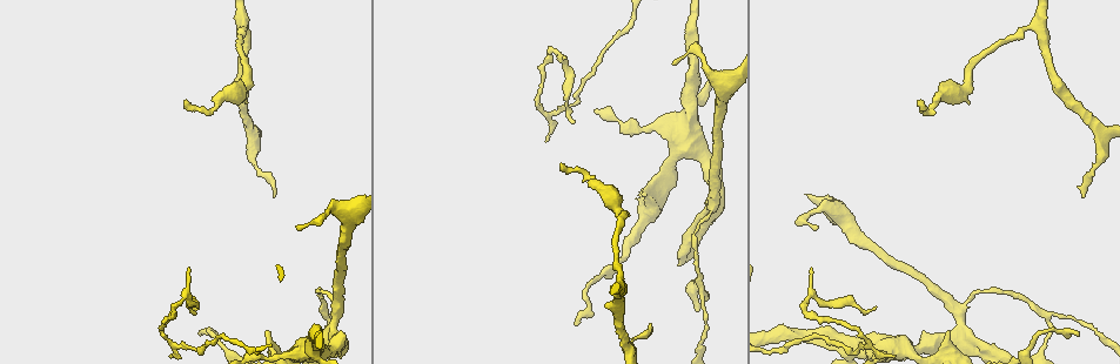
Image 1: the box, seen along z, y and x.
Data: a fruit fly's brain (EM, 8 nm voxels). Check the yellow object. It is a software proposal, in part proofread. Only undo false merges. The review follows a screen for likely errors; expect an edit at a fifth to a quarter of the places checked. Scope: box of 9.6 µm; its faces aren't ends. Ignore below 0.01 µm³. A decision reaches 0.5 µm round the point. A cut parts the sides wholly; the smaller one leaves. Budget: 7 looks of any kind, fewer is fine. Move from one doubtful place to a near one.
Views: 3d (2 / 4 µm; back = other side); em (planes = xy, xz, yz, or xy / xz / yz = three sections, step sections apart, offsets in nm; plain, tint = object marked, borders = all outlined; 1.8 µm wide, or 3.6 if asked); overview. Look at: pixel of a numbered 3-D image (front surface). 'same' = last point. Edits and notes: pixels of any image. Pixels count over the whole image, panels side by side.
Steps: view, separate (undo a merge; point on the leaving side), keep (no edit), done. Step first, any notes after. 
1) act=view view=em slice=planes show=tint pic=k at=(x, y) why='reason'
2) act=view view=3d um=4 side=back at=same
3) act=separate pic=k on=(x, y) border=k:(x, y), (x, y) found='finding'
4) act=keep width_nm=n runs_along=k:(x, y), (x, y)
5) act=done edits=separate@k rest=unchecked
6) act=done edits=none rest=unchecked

act=view view=3d um=4 pic=1 at=(1035, 26) why='three arms meet'

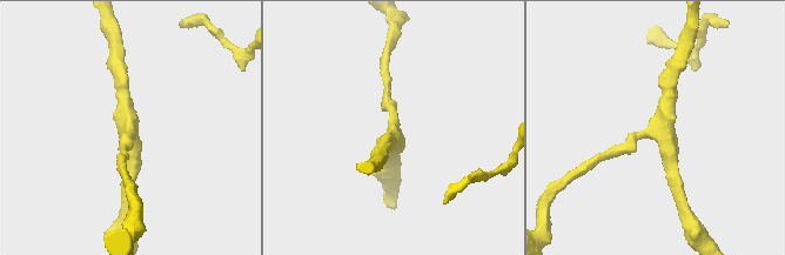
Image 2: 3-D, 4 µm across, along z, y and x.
act=view view=em slice=xz step=16 show=tint pic=2 at=(391, 129) arms=3

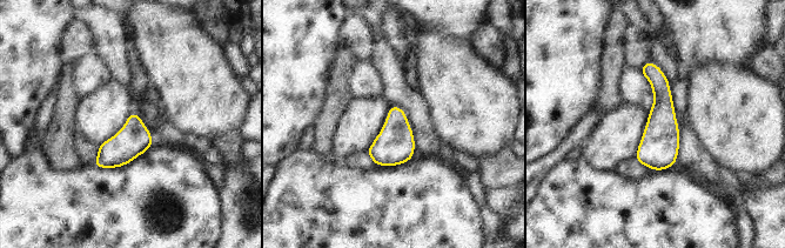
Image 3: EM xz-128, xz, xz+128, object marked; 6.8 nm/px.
act=view view=em slice=planes show=borders at=same why='another direction'

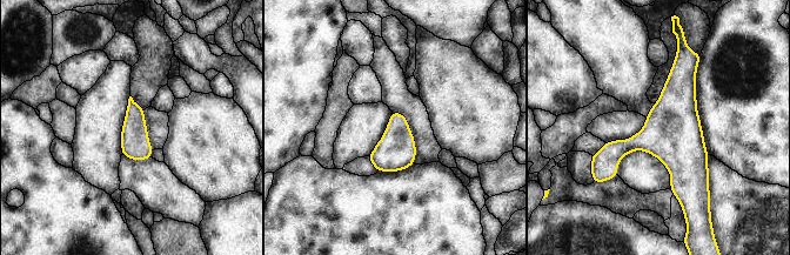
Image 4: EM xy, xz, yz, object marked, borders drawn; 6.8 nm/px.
act=keep found='one neuron here'

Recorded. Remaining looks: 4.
act=view view=3d um=2 pic=1 at=(1044, 313) why='a fork'

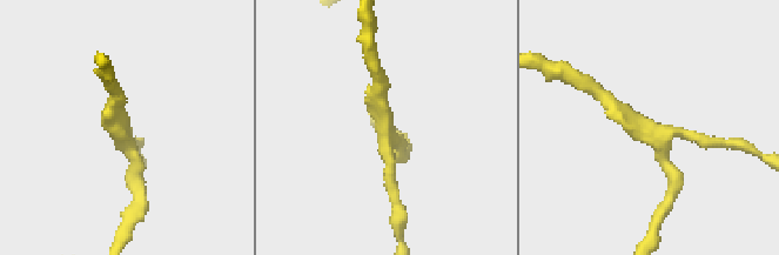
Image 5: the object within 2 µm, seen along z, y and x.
act=view view=em slice=planes show=tint pic=5 at=(658, 138) arms=3 why='need the tissue'

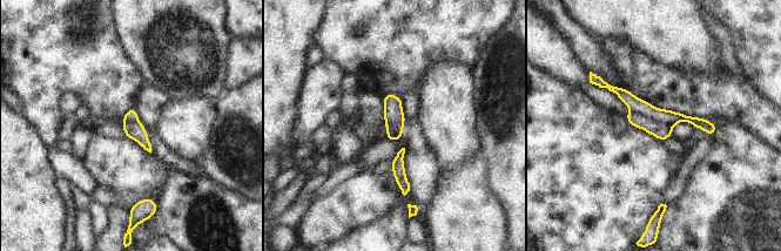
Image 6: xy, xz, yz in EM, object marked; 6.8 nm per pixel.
act=separate pic=6 on=(638, 106) width_nm=140 border=6:(631, 110), (672, 127) found='two neurons meet here'

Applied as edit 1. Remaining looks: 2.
act=done edits=separate@6 rest=unchecked

